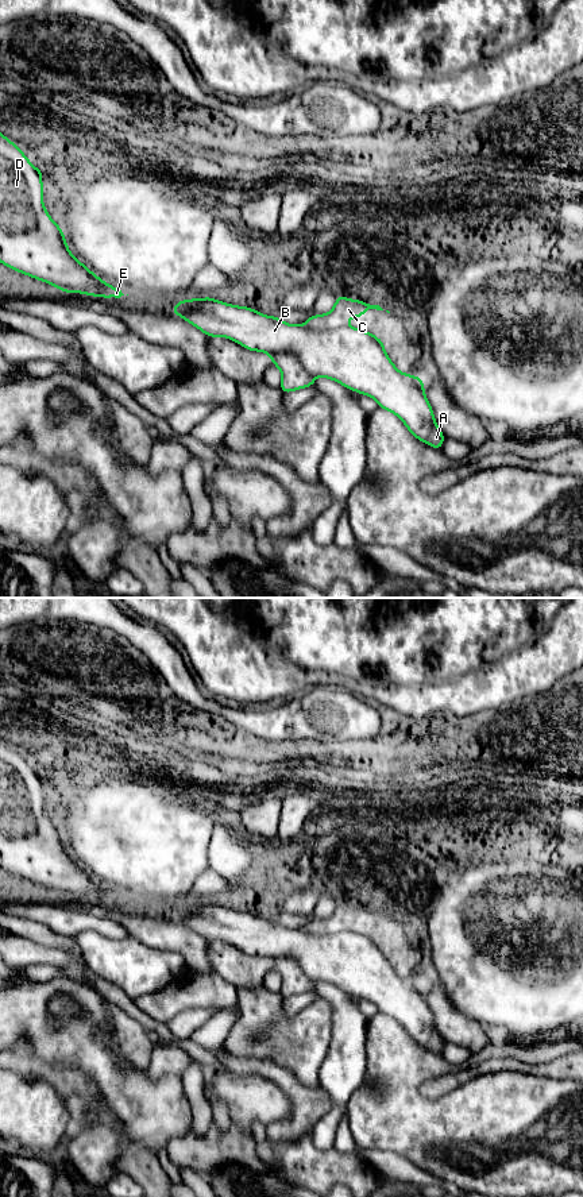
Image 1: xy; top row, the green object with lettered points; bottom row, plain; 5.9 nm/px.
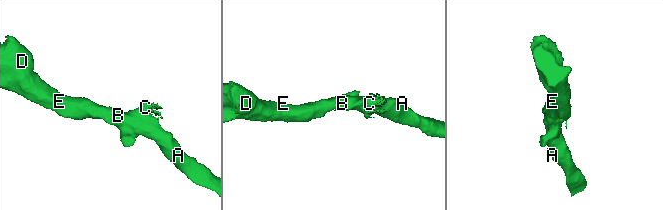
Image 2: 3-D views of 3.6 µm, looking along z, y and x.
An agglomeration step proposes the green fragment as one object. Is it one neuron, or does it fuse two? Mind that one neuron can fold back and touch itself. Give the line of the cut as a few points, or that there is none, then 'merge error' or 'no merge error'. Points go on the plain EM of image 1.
cut xy (269, 957), (292, 957), (313, 981); merge error

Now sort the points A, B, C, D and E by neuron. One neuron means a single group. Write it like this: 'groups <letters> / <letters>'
groups A B D E / C

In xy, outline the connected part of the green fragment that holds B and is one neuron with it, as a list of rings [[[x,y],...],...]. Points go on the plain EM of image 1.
[[[213,901],[178,906],[170,916],[208,942],[231,943],[248,955],[294,958],[310,980],[336,985],[348,995],[374,1003],[381,1013],[394,1018],[417,1045],[441,1055],[445,1040],[435,1026],[433,1013],[424,996],[422,981],[401,977],[366,935],[352,931],[332,935],[308,934],[305,930],[286,928],[279,922],[265,920],[252,912],[220,907]]]

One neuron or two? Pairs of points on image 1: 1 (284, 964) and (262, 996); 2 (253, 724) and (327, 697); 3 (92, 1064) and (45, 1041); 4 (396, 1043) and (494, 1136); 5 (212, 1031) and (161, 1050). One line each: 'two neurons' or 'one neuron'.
1: two neurons
2: one neuron
3: one neuron
4: one neuron
5: two neurons

